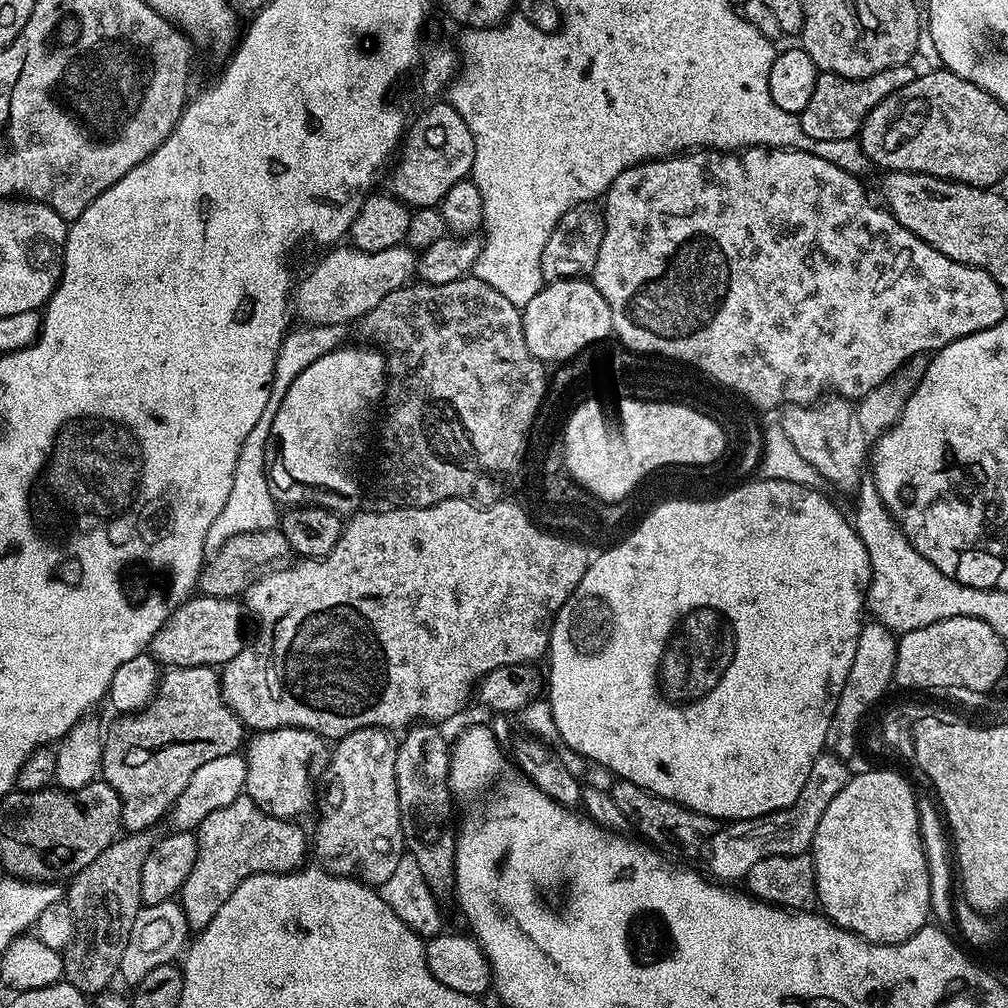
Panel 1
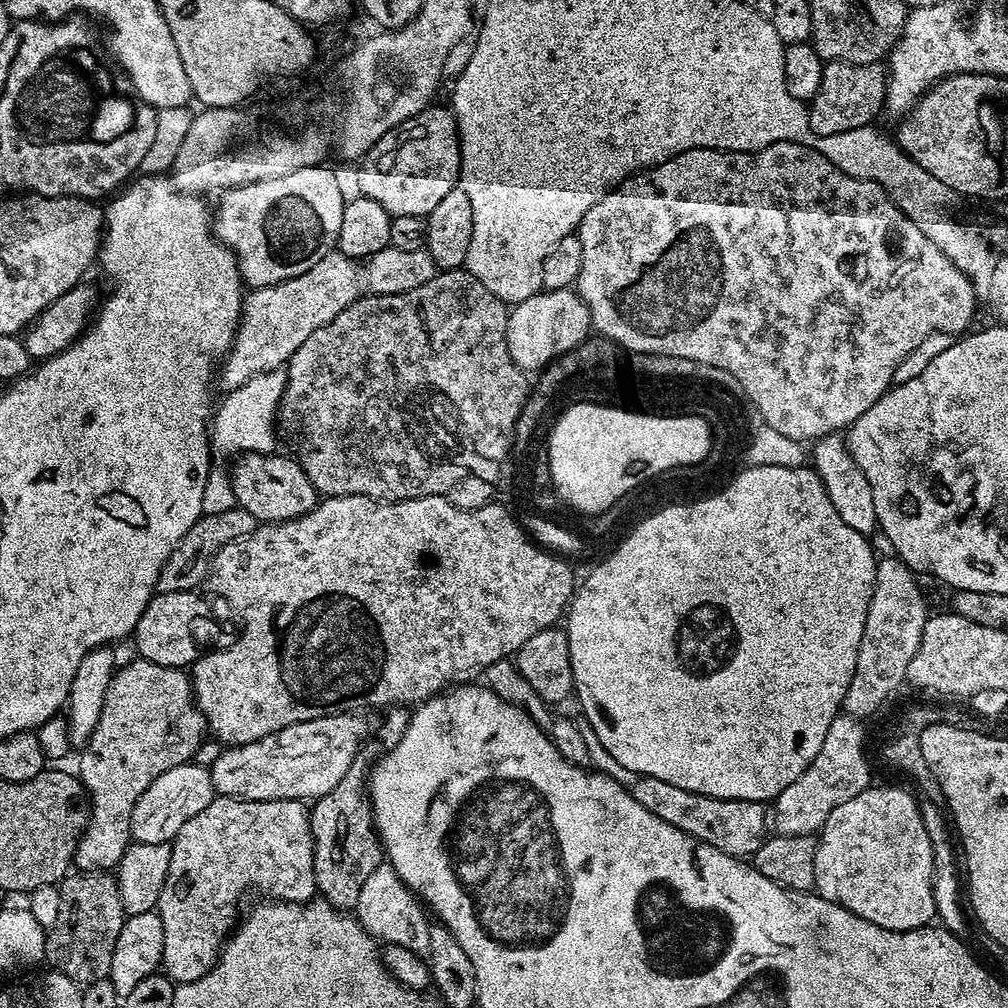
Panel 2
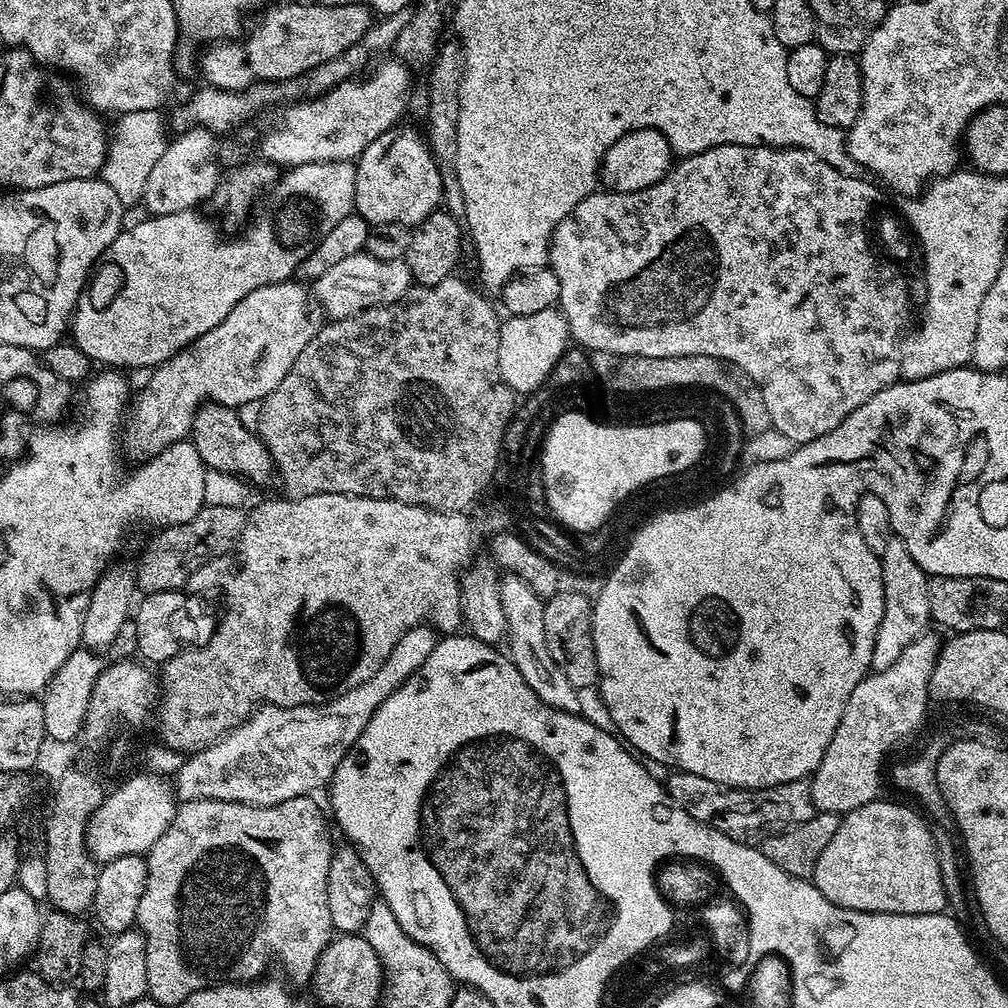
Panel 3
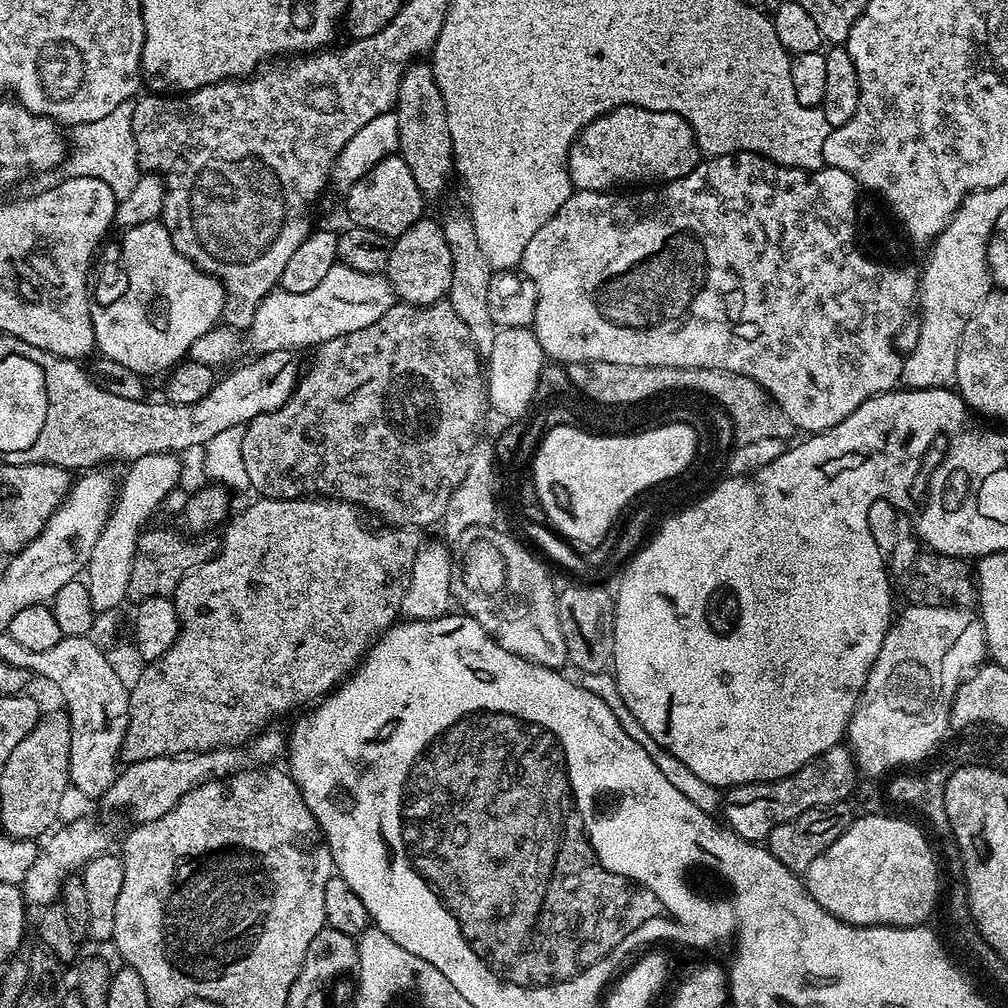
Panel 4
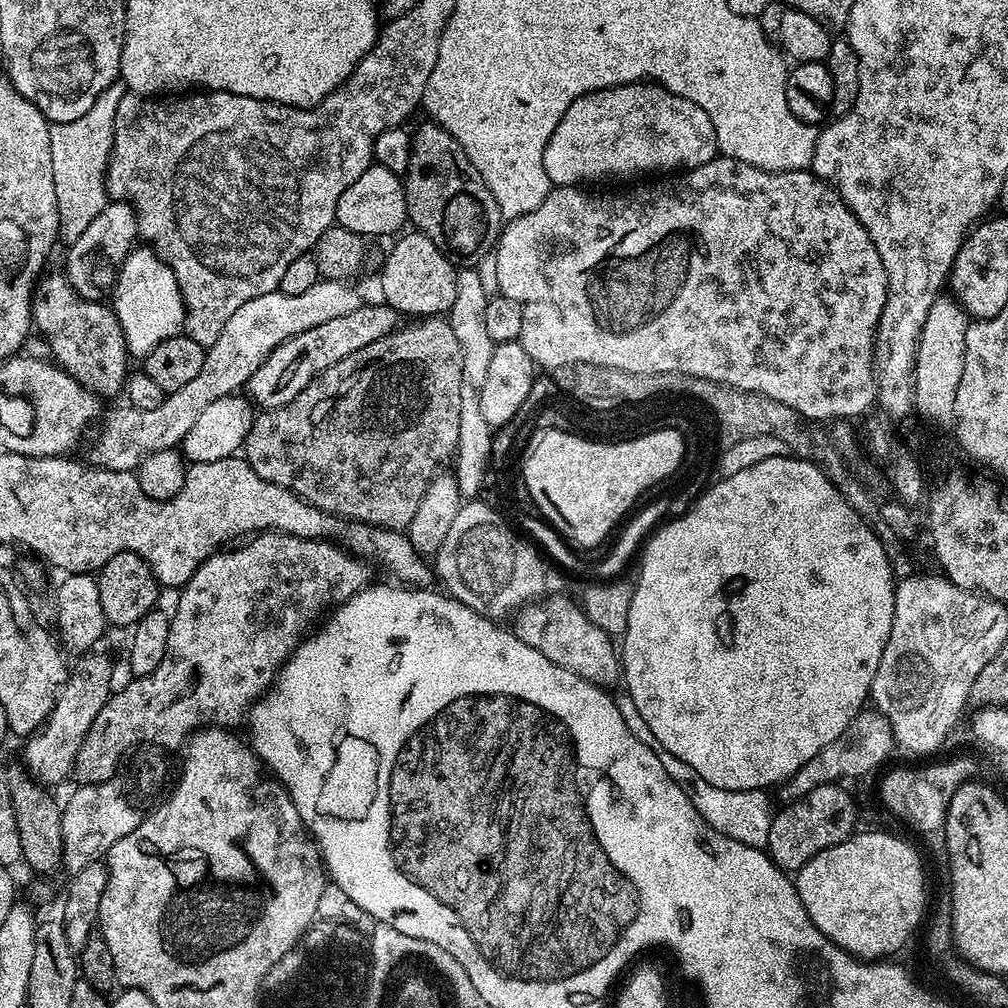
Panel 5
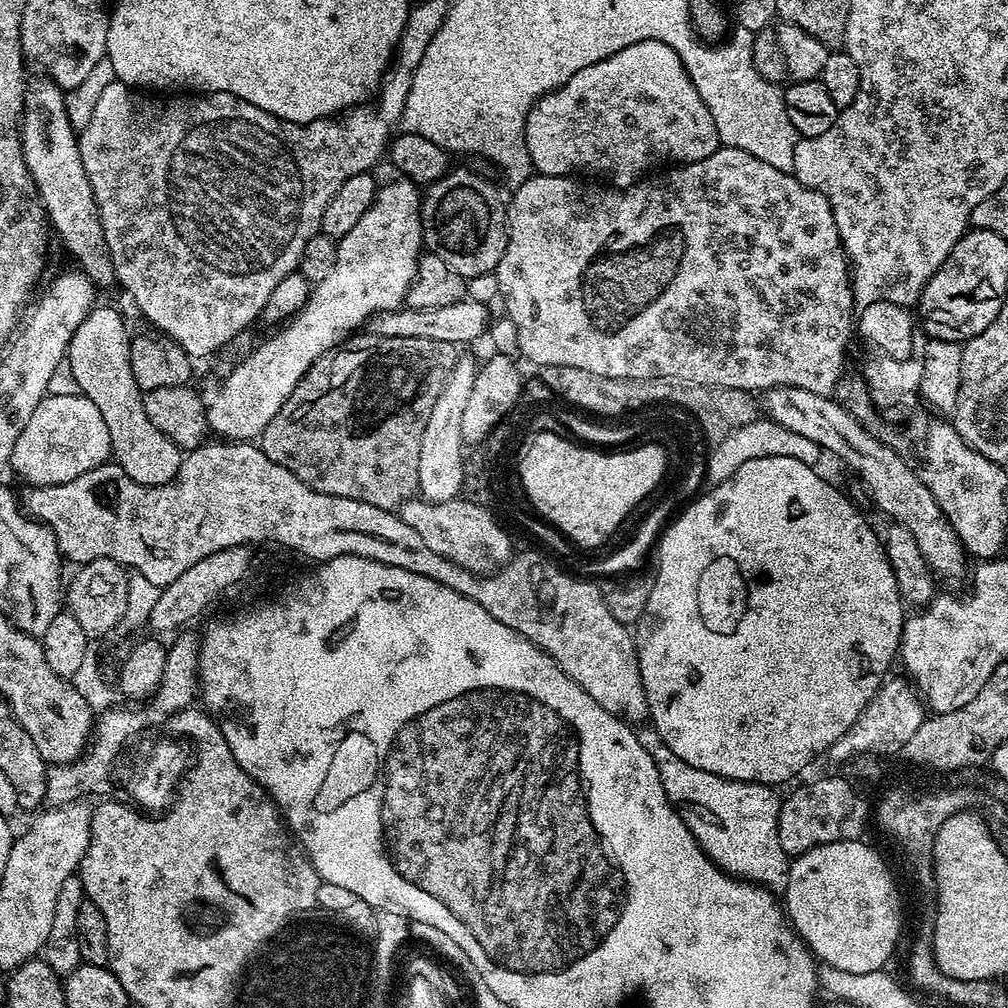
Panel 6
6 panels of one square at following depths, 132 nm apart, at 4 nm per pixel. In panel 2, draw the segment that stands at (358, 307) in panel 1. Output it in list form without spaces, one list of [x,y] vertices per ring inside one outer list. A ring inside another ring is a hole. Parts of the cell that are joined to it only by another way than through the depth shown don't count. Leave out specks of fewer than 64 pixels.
[[[333,250],[322,258],[322,262],[317,262],[315,266],[310,266],[306,274],[298,274],[298,278],[290,278],[281,284],[275,284],[269,288],[254,288],[245,295],[244,303],[240,310],[240,322],[236,329],[236,338],[232,342],[232,347],[227,356],[223,357],[218,368],[218,380],[225,384],[225,389],[241,388],[250,378],[257,376],[259,372],[275,372],[283,369],[288,360],[330,318],[342,314],[346,306],[354,303],[362,292],[362,276],[358,271],[357,261],[344,256],[339,250]]]

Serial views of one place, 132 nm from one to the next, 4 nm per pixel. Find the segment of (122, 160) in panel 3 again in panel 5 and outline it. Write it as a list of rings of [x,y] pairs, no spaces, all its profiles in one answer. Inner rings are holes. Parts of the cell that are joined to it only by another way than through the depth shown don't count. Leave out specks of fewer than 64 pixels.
[[[123,83],[110,85],[98,98],[82,118],[74,118],[74,122],[52,124],[50,127],[50,162],[54,166],[54,194],[58,198],[58,214],[60,215],[59,239],[65,245],[78,242],[82,230],[102,214],[102,210],[110,203],[108,187],[104,185],[104,174],[108,170],[108,157],[112,155],[112,139],[114,138],[114,114],[118,112],[118,102],[126,89]]]

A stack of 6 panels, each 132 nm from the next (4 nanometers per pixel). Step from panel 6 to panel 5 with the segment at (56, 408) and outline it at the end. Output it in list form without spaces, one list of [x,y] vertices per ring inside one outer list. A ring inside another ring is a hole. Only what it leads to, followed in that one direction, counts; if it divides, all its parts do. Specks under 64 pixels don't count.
[[[323,278],[316,281],[306,294],[286,294],[282,291],[274,291],[270,294],[262,294],[258,298],[250,298],[246,306],[238,306],[226,326],[222,326],[222,334],[218,334],[218,342],[214,342],[204,353],[202,370],[198,370],[196,377],[191,382],[186,382],[182,390],[170,392],[165,395],[164,401],[154,410],[142,410],[131,406],[116,408],[108,416],[108,425],[100,432],[100,437],[96,440],[96,445],[92,448],[93,465],[108,468],[111,472],[132,472],[139,468],[141,461],[151,452],[173,448],[179,445],[190,434],[194,422],[198,422],[199,416],[205,412],[206,406],[213,402],[218,402],[218,398],[224,398],[239,393],[247,385],[248,380],[266,362],[266,358],[275,348],[282,346],[294,334],[302,334],[302,330],[310,330],[314,326],[322,326],[322,322],[330,322],[330,318],[338,318],[342,314],[350,314],[351,311],[358,310],[362,305],[362,298],[352,289],[351,283],[343,280],[325,280]]]

